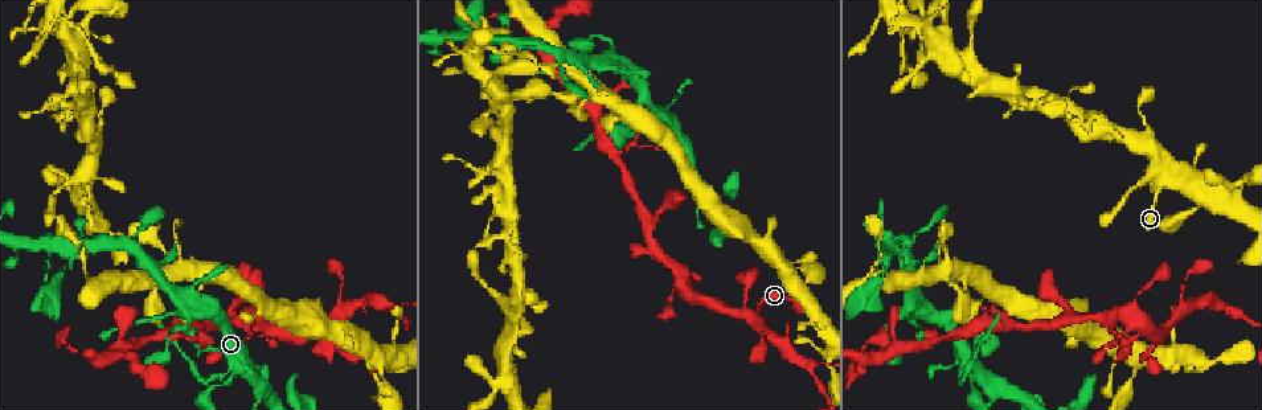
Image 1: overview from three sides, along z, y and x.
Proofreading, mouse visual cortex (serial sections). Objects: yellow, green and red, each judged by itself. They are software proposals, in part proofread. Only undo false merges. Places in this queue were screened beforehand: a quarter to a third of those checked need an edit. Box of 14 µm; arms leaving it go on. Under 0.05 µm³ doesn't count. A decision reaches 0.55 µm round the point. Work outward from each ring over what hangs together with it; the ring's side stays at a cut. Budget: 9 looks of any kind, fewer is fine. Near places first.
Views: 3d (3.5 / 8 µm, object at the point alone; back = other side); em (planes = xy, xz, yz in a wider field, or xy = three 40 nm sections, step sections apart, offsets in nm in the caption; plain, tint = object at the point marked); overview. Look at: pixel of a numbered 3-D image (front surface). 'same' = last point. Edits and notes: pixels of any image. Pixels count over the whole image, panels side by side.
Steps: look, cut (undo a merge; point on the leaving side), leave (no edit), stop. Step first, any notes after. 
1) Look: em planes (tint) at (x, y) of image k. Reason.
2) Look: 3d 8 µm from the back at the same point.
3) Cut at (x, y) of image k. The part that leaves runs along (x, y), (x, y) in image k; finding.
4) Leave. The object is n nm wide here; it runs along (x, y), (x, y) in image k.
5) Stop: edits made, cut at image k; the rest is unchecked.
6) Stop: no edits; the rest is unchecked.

Look: em xy step 1 (tint) at (754, 315) of image 1. Thin neck.

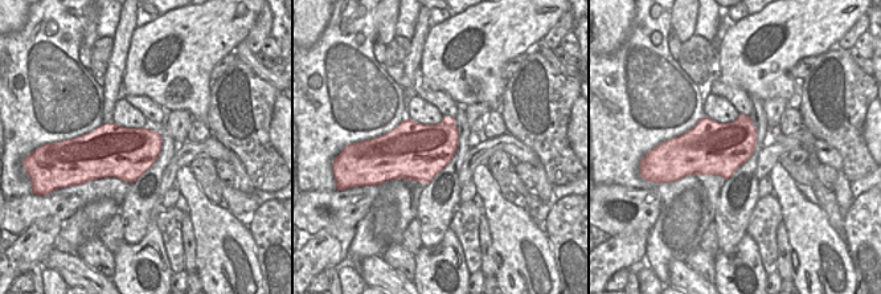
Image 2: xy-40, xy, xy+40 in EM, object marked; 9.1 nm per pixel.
Look: 3d 3.5 µm at the same point.

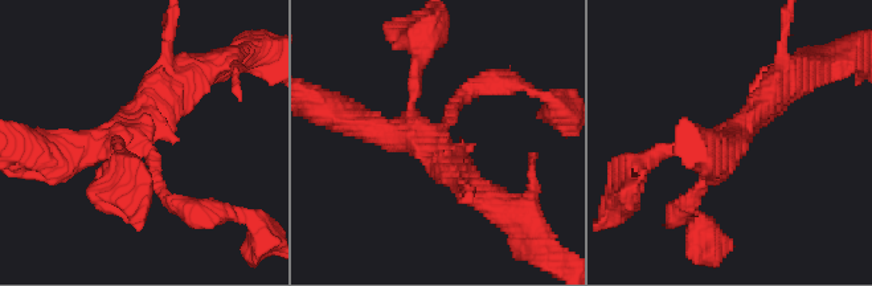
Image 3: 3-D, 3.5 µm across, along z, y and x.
Leave. 4 arms meet here; it runs along (172, 204), (135, 139), (49, 151) in image 3; continuous, no second cell.

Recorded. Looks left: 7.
Look: 3d 3.5 µm at (1127, 314) of image 1. Four-way junction.

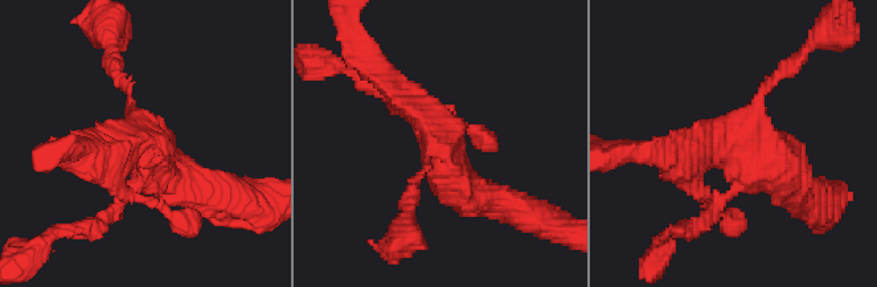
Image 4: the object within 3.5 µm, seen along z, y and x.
Look: em xy step 3 (tint) at (442, 143) of image 4. Now the EM.

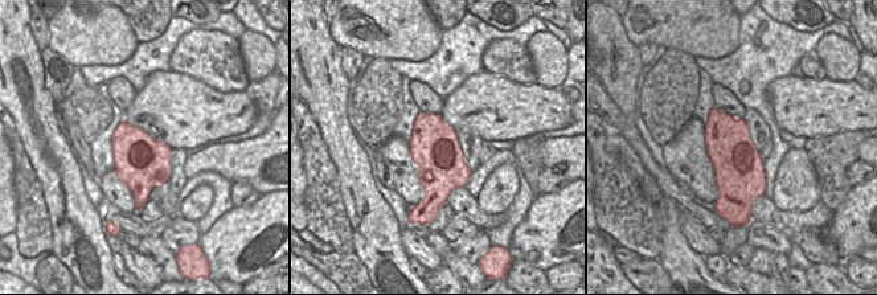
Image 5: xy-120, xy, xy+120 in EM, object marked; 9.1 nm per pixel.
Leave. 4 arms meet here; it runs along (484, 197), (386, 80) in image 4; all the same cell.

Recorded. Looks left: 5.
Look: 3d 8 µm at (85, 172) of image 1. Four arms meet.

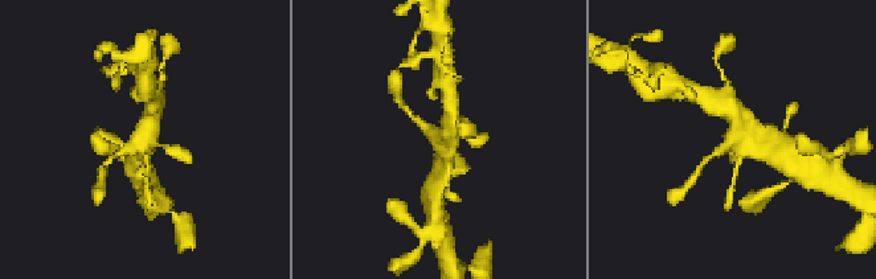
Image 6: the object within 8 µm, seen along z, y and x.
Look: 3d 3.5 µm at (144, 142) of image 6.

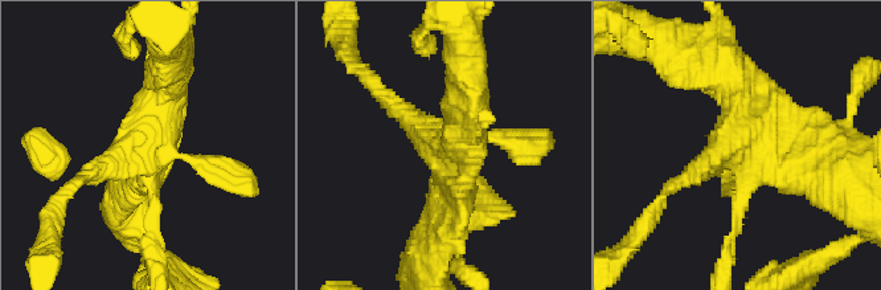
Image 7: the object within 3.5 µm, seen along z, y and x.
Leave. It runs along (151, 231), (151, 137), (172, 68) in image 7; all the same cell.

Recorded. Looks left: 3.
Look: 3d 3.5 µm at (1016, 92) of image 1.

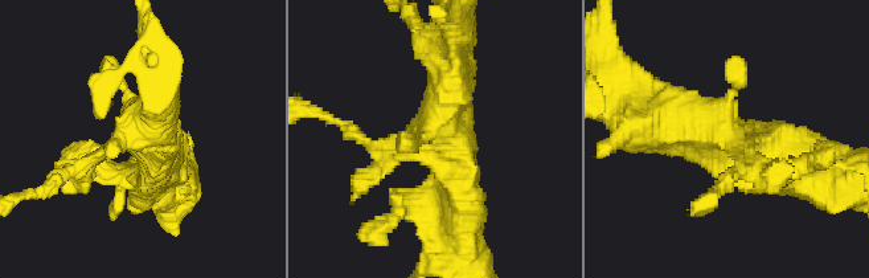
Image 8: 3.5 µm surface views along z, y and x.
Look: em xy step 3 (tint) at (739, 139) of image 8. Shape alone is not enough.

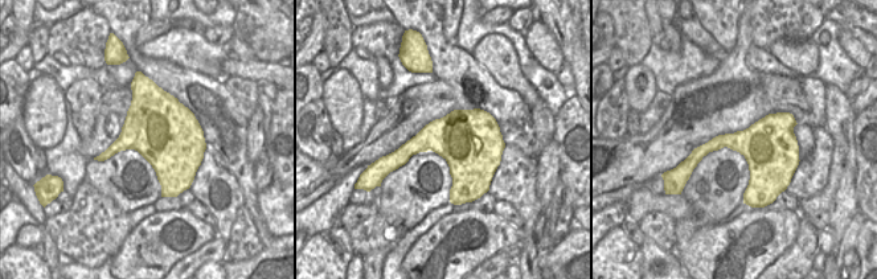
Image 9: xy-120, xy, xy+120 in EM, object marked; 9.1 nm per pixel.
Leave. It runs along (800, 168), (722, 131), (642, 123) in image 8; all the same cell.

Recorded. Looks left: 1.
Stop: no edits; the rest is unchecked.

